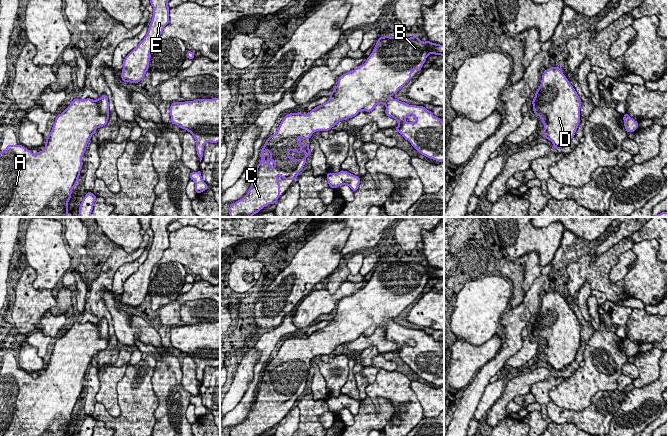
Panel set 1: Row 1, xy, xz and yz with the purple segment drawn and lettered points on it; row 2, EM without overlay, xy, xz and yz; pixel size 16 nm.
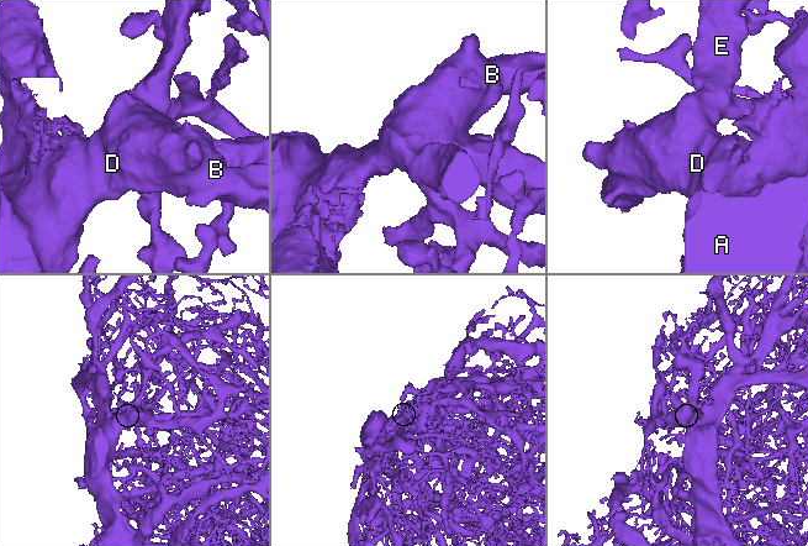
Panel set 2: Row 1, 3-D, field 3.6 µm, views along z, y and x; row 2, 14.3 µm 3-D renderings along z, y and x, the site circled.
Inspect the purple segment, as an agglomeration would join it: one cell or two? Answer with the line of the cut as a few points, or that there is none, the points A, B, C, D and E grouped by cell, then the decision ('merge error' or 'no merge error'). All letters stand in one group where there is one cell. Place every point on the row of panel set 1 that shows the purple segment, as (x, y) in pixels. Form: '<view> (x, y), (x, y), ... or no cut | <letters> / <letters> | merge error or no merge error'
no cut | A B C D E | no merge error

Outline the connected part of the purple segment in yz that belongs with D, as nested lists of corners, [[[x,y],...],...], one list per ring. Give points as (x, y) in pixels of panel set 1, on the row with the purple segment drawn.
[[[550,67],[544,71],[540,87],[531,102],[534,113],[541,118],[545,126],[544,138],[549,139],[555,149],[561,149],[566,141],[575,136],[580,123],[581,100],[560,67]]]

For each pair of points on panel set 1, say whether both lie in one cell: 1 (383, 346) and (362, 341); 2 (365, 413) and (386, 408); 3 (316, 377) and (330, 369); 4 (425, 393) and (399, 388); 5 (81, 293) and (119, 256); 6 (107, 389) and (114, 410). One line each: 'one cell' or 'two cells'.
1: one cell
2: one cell
3: two cells
4: two cells
5: two cells
6: one cell

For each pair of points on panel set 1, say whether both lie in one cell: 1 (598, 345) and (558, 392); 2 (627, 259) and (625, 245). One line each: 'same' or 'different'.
1: same
2: different

